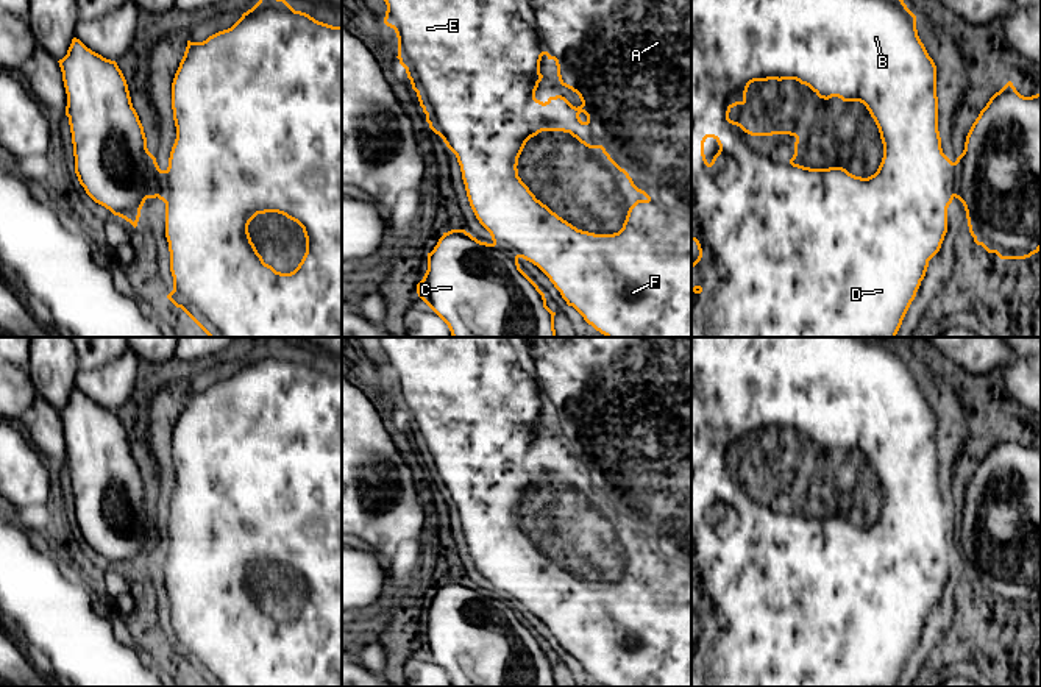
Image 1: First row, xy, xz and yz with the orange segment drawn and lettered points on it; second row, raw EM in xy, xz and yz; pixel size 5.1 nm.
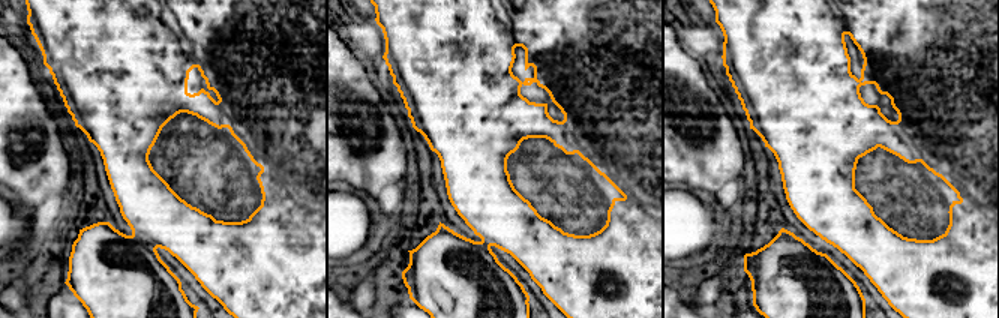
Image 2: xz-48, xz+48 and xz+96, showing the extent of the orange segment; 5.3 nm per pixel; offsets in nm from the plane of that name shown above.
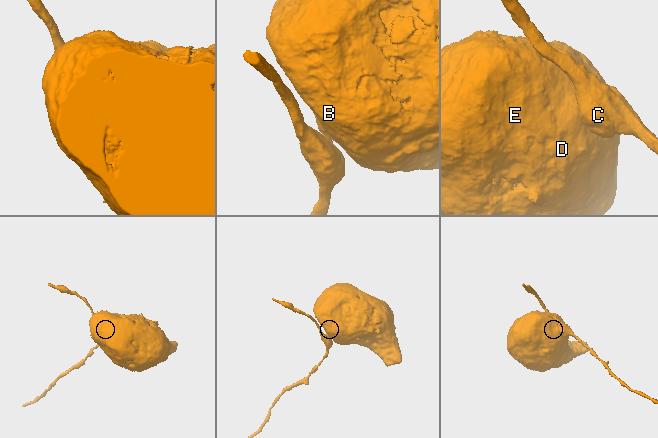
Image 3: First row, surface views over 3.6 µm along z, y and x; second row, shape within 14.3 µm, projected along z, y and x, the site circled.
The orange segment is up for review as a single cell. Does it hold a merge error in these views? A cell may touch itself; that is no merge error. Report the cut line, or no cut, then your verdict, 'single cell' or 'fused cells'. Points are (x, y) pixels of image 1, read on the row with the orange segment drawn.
yz (952, 163), (954, 195) | fused cells

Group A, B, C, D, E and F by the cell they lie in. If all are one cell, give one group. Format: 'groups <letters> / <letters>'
groups A B D E F / C

